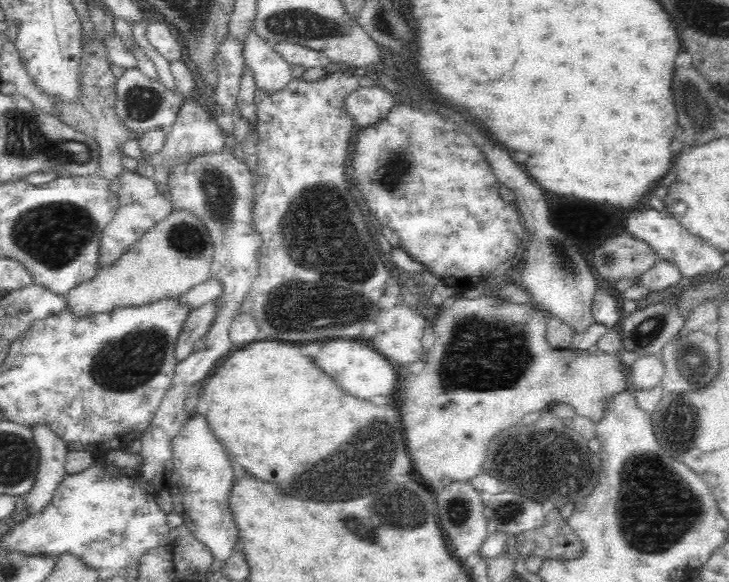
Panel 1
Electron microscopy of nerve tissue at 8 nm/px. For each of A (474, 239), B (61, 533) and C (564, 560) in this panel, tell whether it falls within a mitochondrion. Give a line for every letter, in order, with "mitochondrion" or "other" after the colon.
A: other
B: other
C: other

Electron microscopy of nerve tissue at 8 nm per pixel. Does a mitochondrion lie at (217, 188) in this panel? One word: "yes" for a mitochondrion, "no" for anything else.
yes

